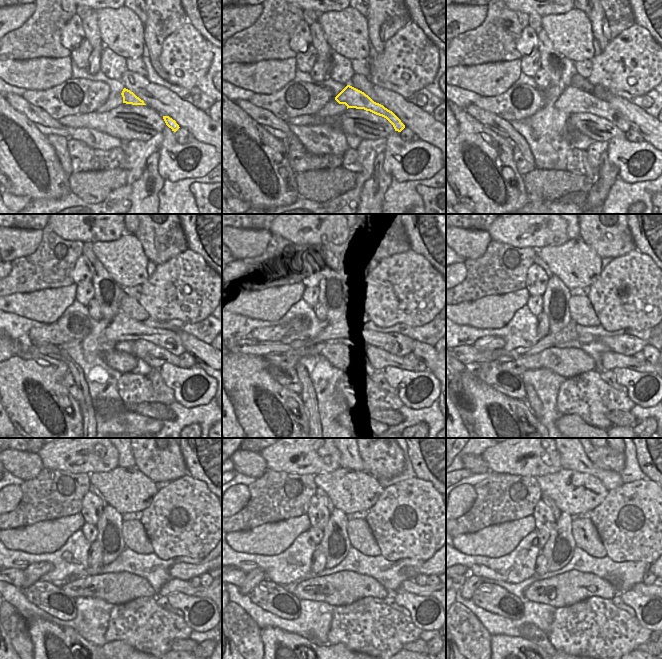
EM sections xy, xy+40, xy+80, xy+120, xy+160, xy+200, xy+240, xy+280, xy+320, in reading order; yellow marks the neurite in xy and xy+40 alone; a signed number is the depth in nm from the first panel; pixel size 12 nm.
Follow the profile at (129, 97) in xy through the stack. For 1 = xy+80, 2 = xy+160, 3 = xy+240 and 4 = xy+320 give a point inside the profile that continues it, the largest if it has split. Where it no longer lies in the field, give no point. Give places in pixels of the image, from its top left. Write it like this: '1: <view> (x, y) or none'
1: xy+80 (572, 100)
2: xy+160 (346, 330)
3: xy+240 (182, 571)
4: xy+320 (649, 568)

